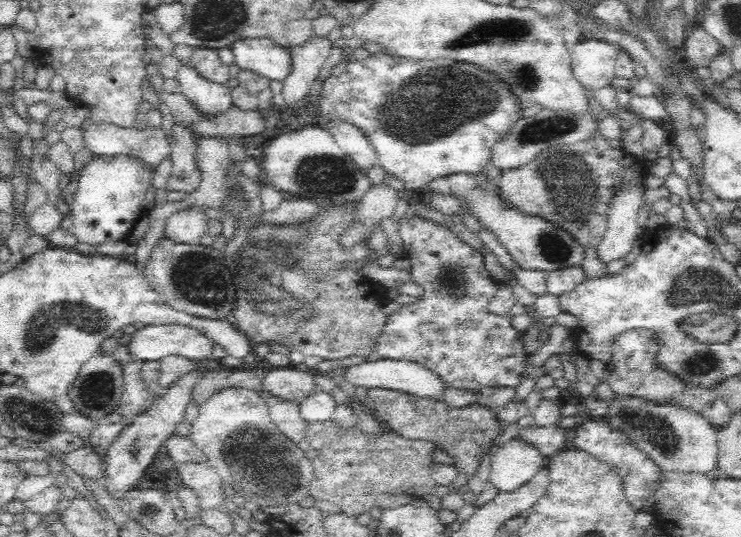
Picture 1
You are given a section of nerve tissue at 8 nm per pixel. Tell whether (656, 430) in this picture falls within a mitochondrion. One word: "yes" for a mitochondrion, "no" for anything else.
yes

